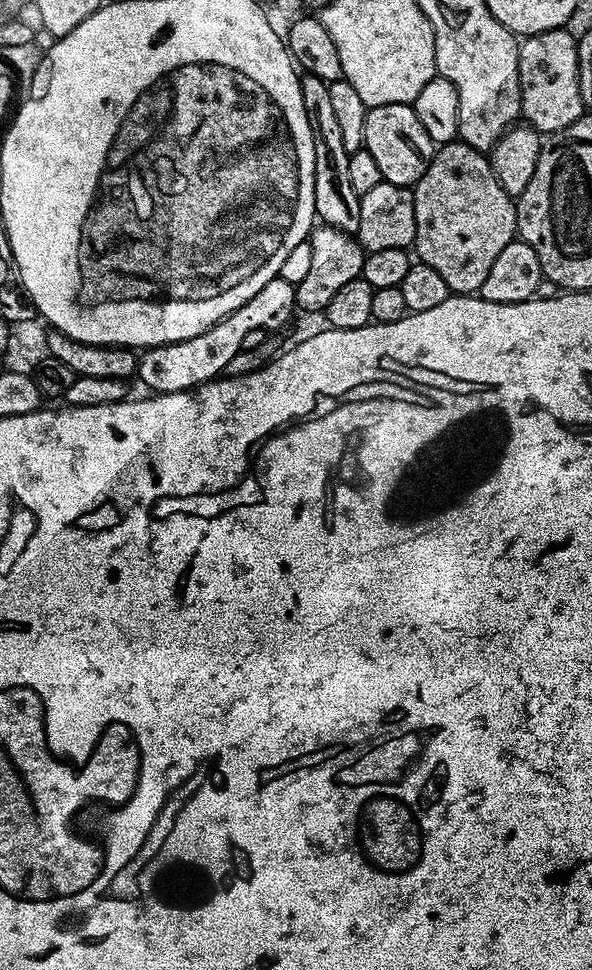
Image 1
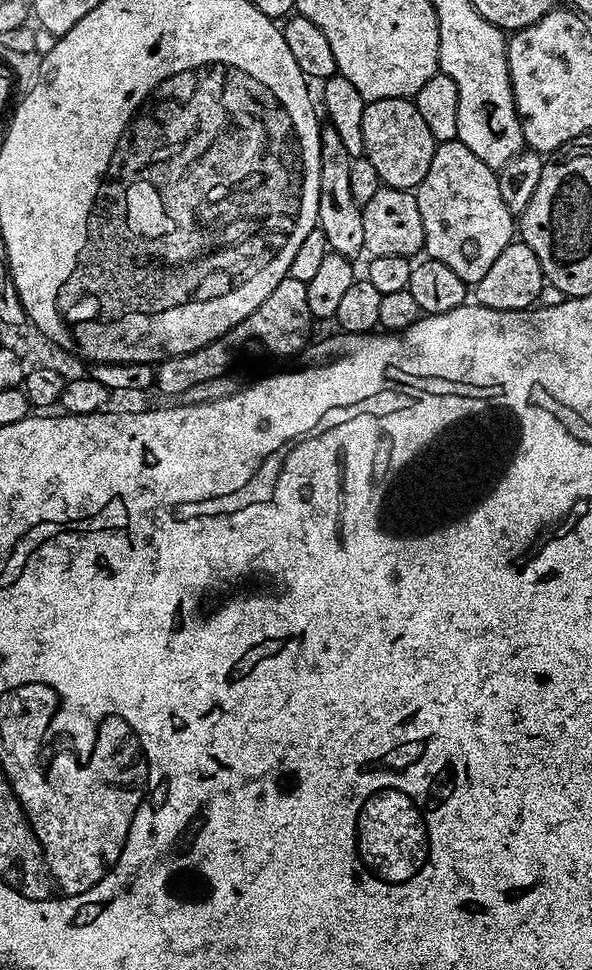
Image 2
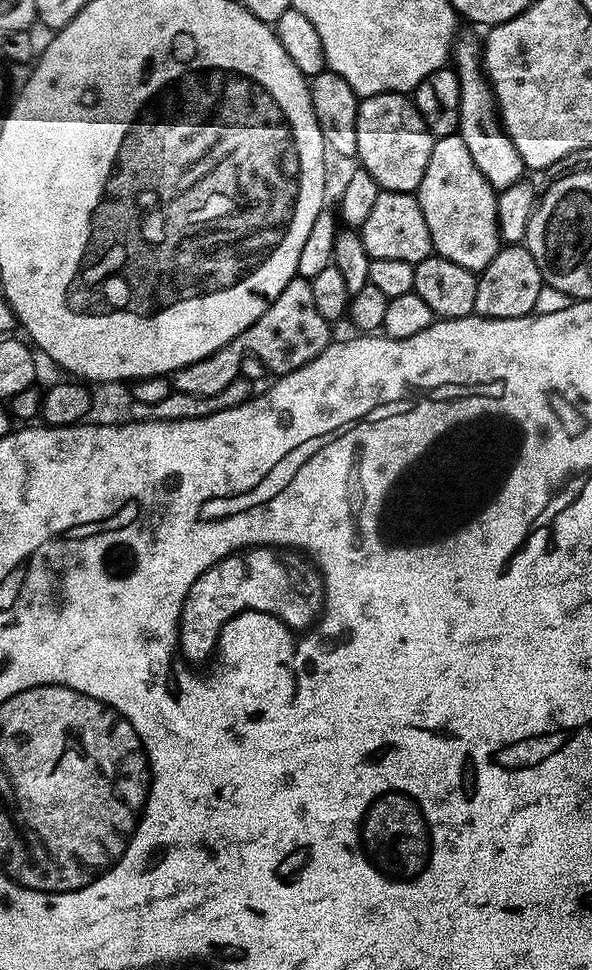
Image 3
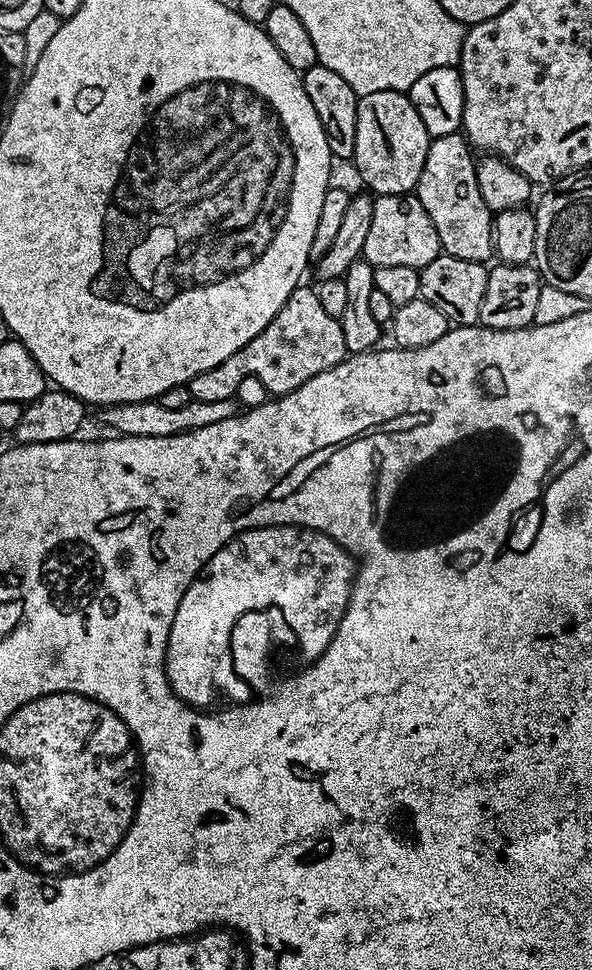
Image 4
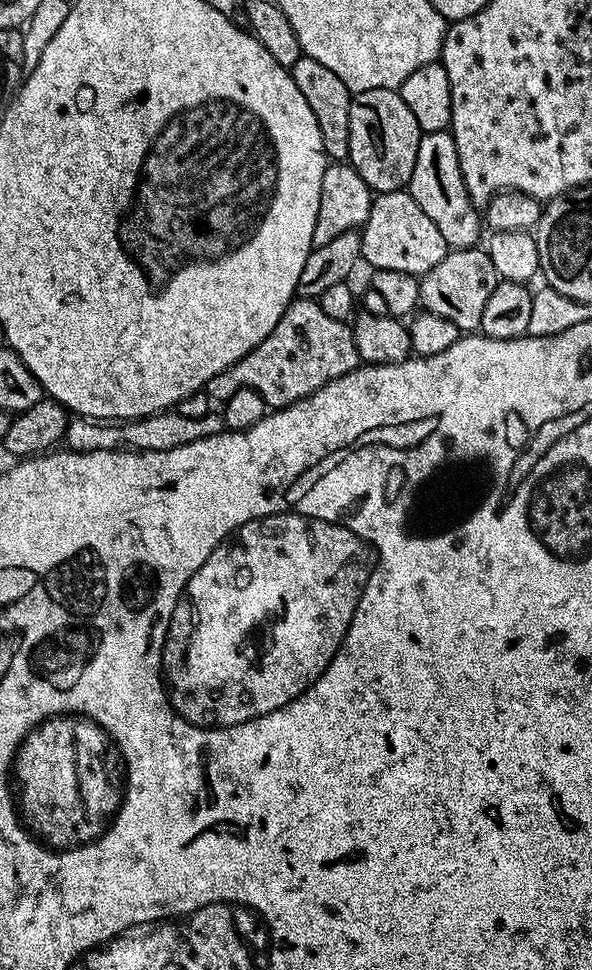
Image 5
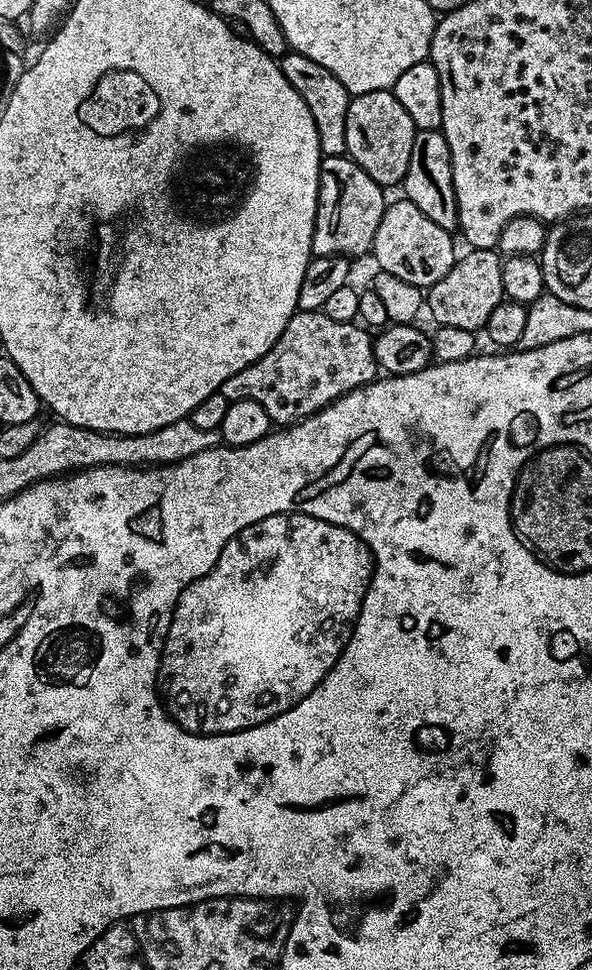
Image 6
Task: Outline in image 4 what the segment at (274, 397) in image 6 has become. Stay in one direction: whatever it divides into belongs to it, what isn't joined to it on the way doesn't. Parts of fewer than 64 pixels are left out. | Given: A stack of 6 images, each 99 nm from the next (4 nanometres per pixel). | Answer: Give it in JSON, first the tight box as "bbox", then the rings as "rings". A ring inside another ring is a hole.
{"bbox":[186,286,349,402],"rings":[[[297,286],[286,298],[282,310],[274,314],[270,326],[258,334],[258,338],[250,338],[242,350],[230,354],[226,362],[218,362],[210,370],[202,370],[186,387],[192,399],[198,402],[222,402],[231,400],[236,395],[238,384],[242,378],[254,375],[265,390],[273,397],[285,396],[288,392],[298,390],[302,382],[310,382],[318,374],[338,366],[349,355],[346,338],[342,338],[342,326],[337,317],[326,314],[322,302],[318,302],[315,287]]]}

